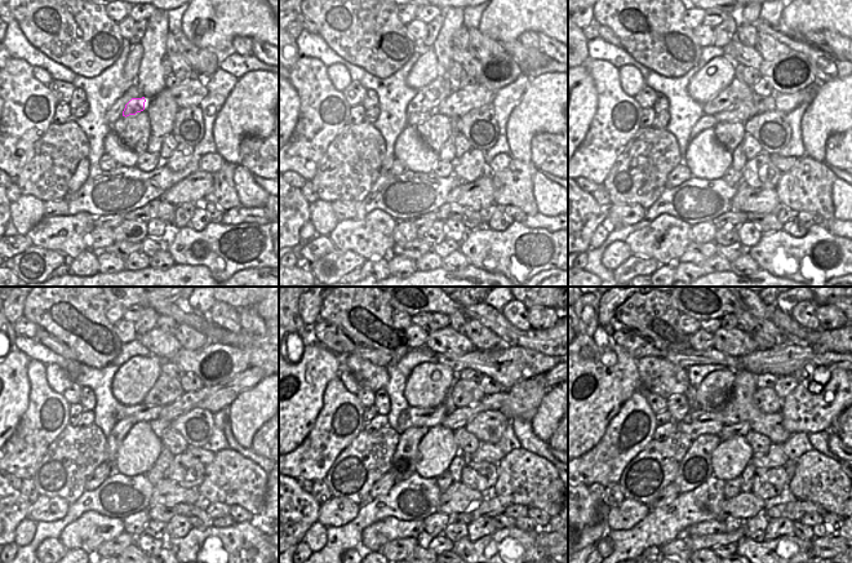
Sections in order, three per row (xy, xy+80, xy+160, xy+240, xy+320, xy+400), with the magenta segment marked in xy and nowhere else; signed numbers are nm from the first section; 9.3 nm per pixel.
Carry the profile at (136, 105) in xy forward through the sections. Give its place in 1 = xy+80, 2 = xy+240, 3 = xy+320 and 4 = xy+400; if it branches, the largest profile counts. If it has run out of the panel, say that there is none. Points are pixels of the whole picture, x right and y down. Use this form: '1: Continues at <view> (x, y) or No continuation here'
1: Continues at xy+80 (415, 119)
2: Continues at xy+240 (121, 428)
3: Continues at xy+320 (404, 462)
4: Continues at xy+400 (695, 469)

